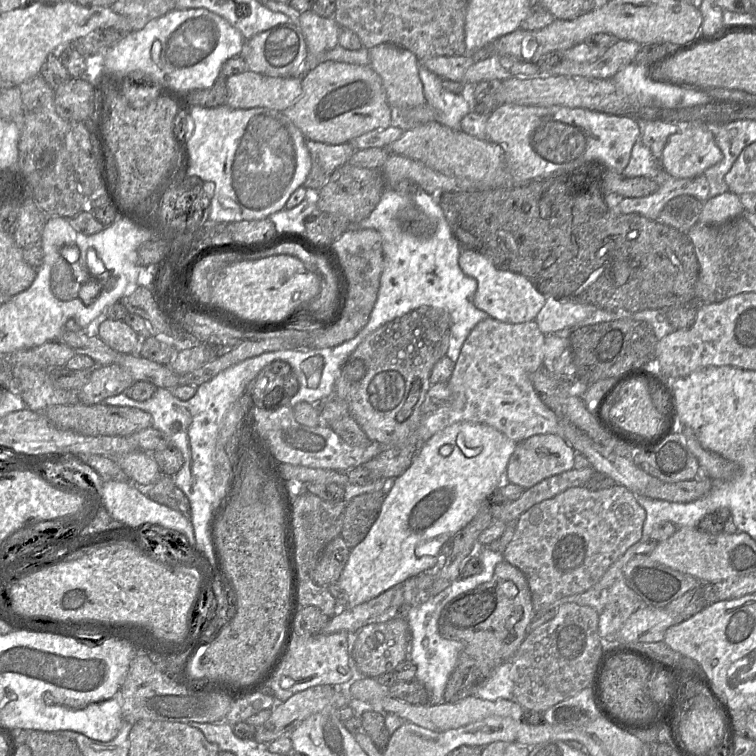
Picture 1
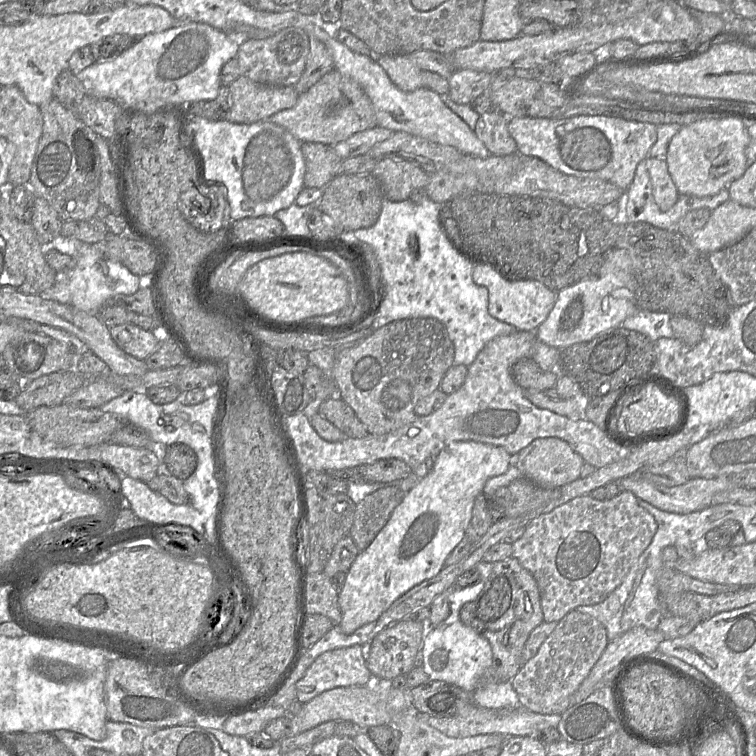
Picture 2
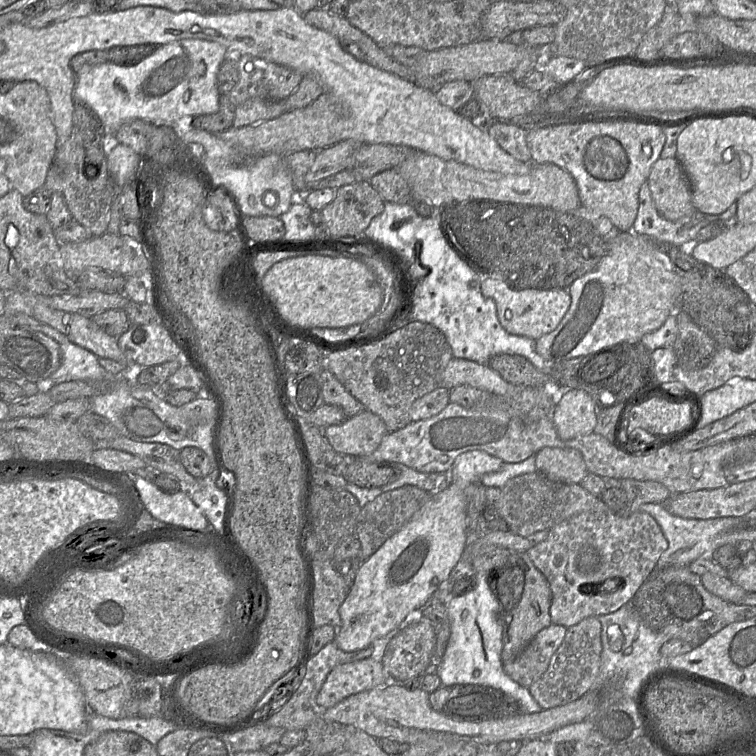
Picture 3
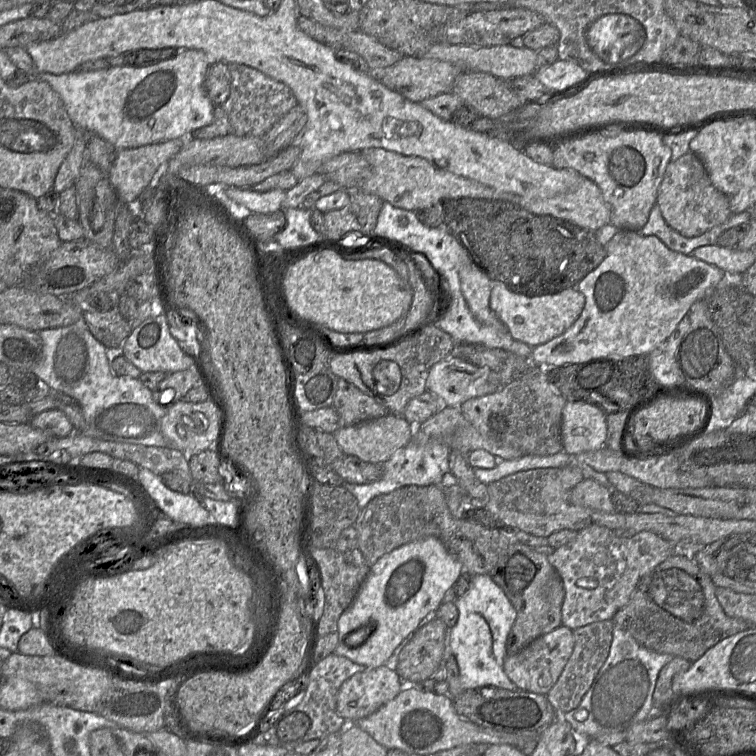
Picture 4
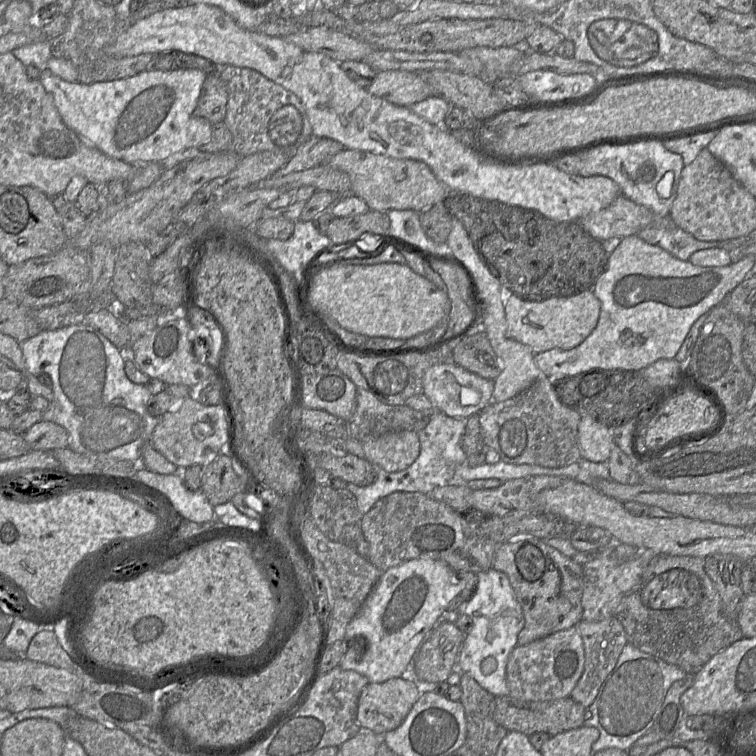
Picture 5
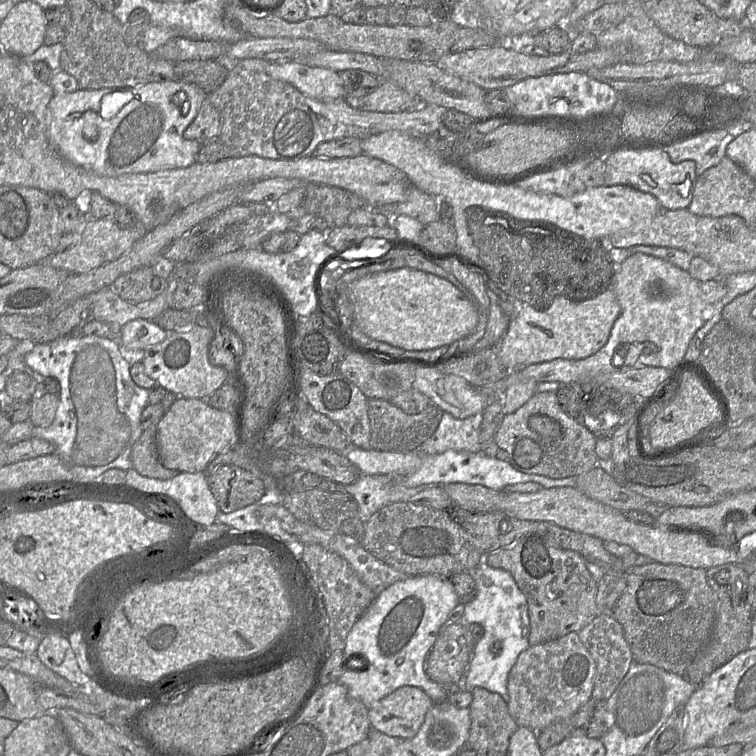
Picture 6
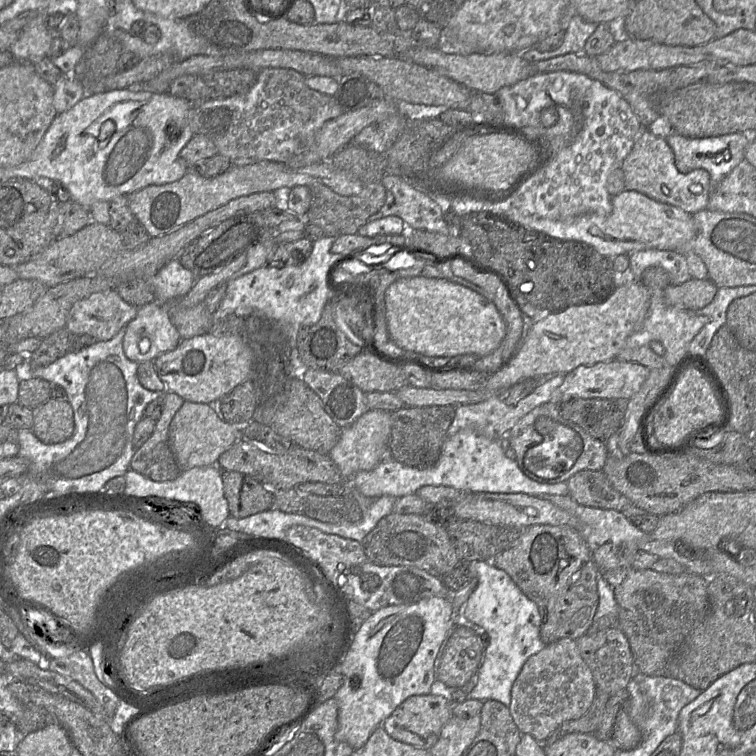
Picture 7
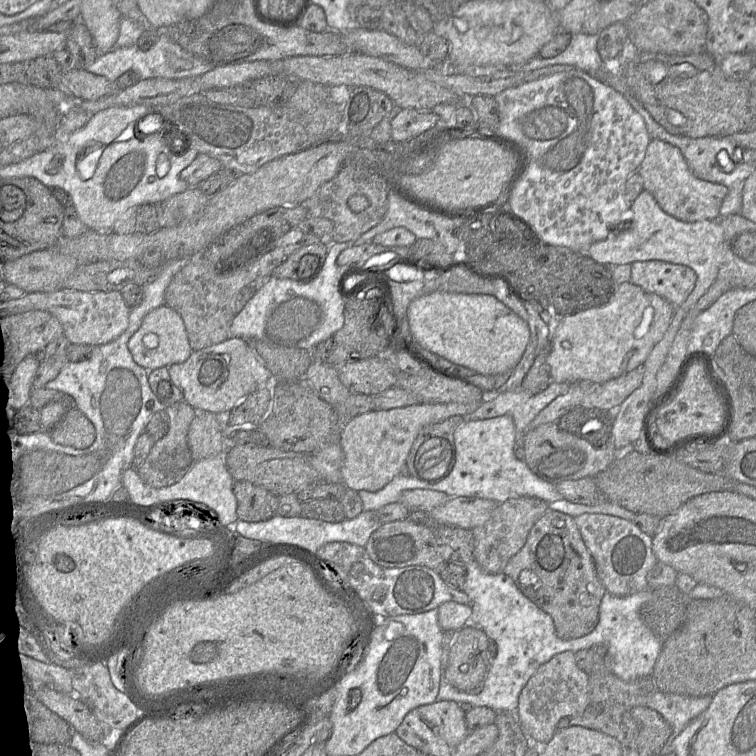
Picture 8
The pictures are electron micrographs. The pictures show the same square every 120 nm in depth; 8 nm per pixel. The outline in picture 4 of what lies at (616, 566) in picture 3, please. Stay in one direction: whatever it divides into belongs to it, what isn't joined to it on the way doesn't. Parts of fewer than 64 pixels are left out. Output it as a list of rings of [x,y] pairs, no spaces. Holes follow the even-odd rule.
[[[596,524],[577,531],[572,541],[548,555],[548,561],[560,575],[565,590],[562,625],[575,630],[590,623],[612,620],[617,611],[628,603],[641,579],[673,553],[673,544],[651,531],[640,531],[628,538],[619,537],[614,530]]]

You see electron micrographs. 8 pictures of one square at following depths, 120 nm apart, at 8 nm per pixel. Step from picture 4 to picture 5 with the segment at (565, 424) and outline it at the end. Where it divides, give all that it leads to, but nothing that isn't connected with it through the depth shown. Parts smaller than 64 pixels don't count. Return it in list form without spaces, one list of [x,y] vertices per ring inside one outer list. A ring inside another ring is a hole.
[[[581,416],[578,425],[578,442],[583,459],[607,462],[614,445],[612,429],[591,416]]]

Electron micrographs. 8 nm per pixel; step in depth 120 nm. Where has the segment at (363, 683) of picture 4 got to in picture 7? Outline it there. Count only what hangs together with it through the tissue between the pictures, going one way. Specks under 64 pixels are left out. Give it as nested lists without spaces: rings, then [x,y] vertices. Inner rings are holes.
[[[431,693],[410,696],[397,706],[382,727],[397,741],[430,750],[438,741],[443,727],[453,716],[453,704],[450,700]]]

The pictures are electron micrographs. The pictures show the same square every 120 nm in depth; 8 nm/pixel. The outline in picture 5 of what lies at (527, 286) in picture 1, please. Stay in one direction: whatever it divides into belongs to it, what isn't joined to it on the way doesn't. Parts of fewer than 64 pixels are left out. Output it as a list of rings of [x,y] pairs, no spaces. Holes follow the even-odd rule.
[[[593,291],[572,297],[554,297],[543,302],[527,301],[507,293],[504,308],[507,336],[537,354],[551,349],[570,350],[581,344],[597,326],[601,303]]]

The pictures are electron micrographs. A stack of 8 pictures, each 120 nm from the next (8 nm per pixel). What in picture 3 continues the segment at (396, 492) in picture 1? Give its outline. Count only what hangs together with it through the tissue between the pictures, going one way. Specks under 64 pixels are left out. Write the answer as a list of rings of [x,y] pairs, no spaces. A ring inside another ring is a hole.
[[[482,450],[467,451],[457,456],[449,470],[448,486],[436,494],[431,494],[429,501],[397,533],[361,563],[348,595],[339,608],[341,627],[334,642],[341,650],[354,652],[369,647],[375,640],[397,629],[410,612],[426,605],[440,584],[449,578],[451,570],[470,542],[466,487],[473,482],[480,481],[484,474],[497,471],[503,463],[500,458]]]

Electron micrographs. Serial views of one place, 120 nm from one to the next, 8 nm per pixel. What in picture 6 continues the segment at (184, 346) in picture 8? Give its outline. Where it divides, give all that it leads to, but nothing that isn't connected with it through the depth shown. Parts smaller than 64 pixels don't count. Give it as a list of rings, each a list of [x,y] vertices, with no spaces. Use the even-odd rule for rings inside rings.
[[[137,319],[122,326],[119,344],[128,349],[145,351],[164,341],[166,336],[166,331],[153,321]]]

